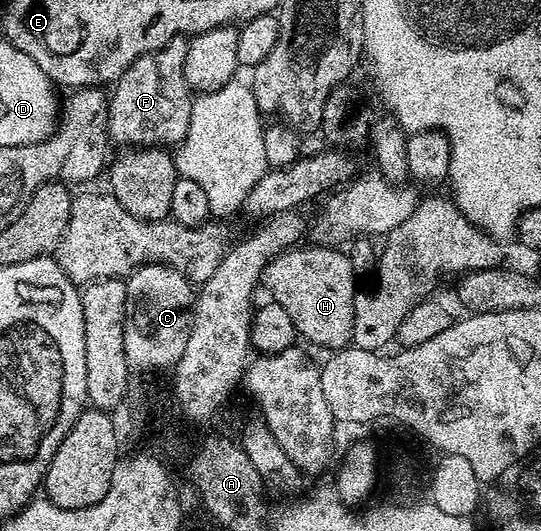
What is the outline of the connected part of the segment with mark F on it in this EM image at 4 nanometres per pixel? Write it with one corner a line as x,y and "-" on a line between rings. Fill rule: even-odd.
183,37
175,38
170,44
134,60
126,72
114,84
116,91
111,91
108,100
108,137
113,143
121,142
124,148
143,148
158,146
161,148
176,148
184,141
190,128
190,116
194,101
193,91
186,80
186,52
188,42

